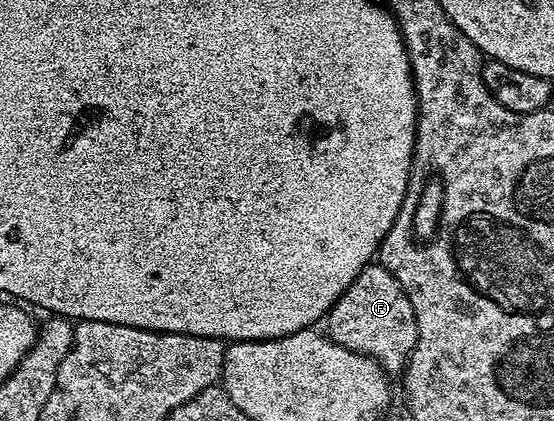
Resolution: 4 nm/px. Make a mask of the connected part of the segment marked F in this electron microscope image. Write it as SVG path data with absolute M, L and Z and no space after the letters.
M381 264L364 267L360 276L348 284L340 300L336 300L331 308L329 322L328 336L333 342L354 354L373 358L390 376L401 375L405 371L406 361L416 348L416 312L412 312L412 304L408 304L408 296L404 296L404 288L400 288L396 276Z

